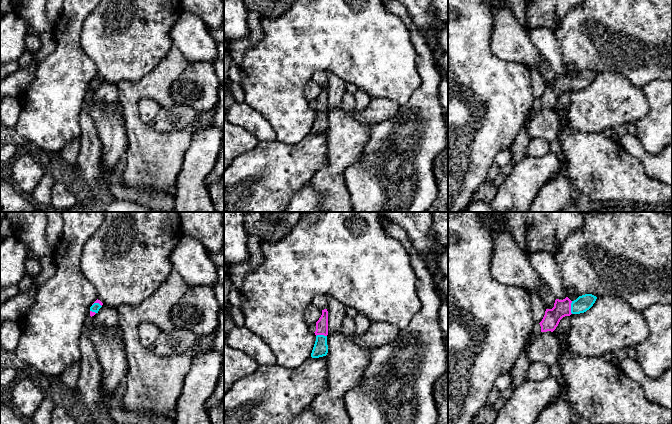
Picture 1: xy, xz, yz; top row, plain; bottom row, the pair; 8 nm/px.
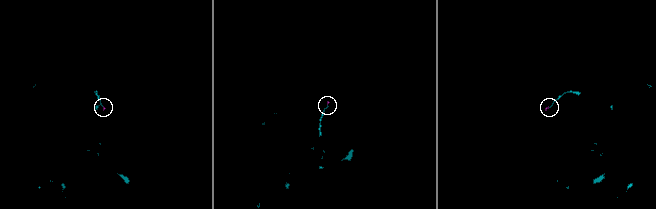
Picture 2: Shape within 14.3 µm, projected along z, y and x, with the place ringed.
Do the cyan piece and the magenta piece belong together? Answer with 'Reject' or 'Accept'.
Accept

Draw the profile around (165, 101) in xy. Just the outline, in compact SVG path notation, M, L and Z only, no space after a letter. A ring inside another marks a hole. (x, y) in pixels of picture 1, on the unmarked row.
M172 46L160 63L140 80L137 82L122 80L117 84L119 103L122 107L128 138L128 147L125 153L126 165L121 172L120 181L125 186L175 194L177 177L182 169L183 159L191 144L191 136L195 127L190 125L182 130L158 132L141 119L138 104L141 98L148 97L155 100L161 108L167 109L174 106L175 102L170 88L188 64L189 62L183 54L175 46Z

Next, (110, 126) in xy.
M102 81L89 98L91 103L88 114L94 121L103 146L104 175L101 182L110 181L110 176L116 170L119 160L126 153L128 138L122 113L106 112L99 104L119 102L117 85Z

